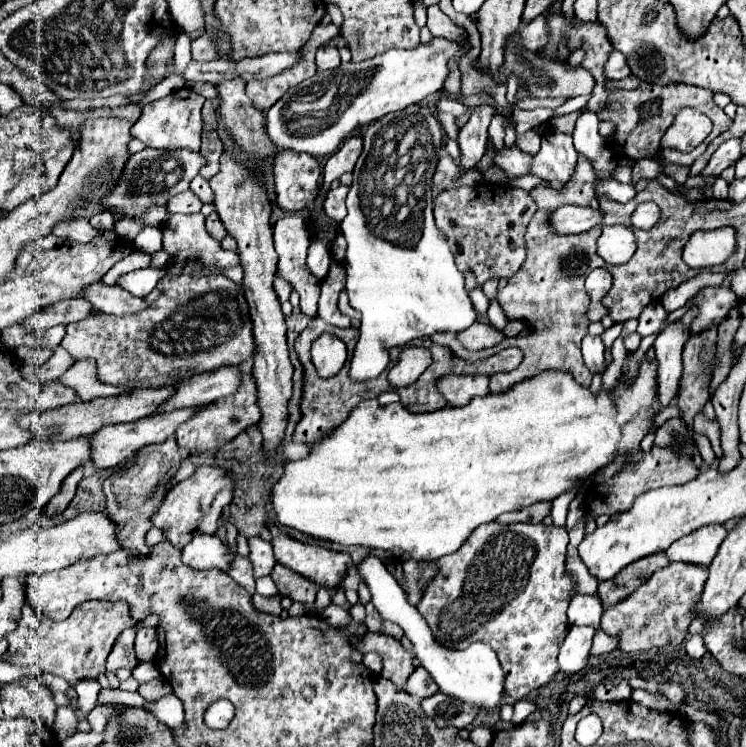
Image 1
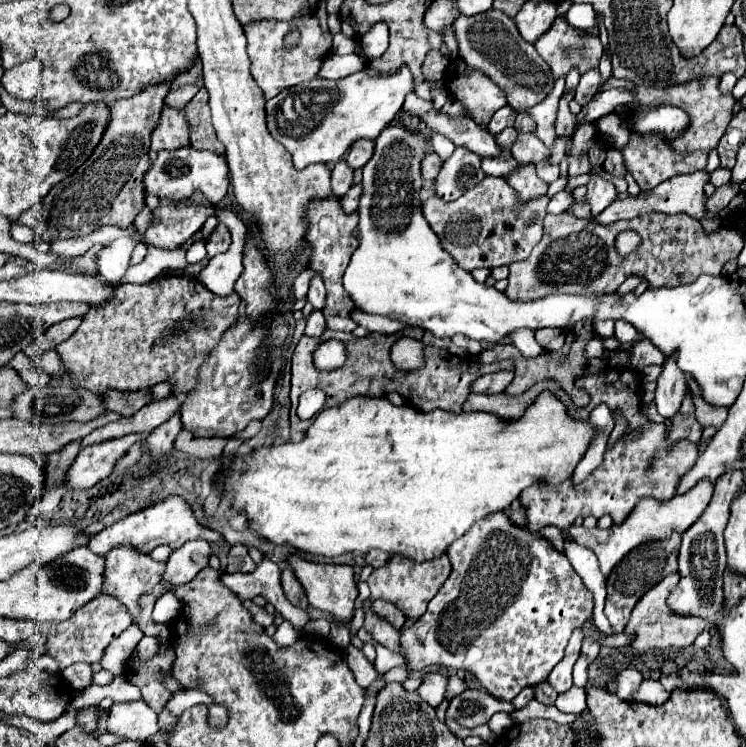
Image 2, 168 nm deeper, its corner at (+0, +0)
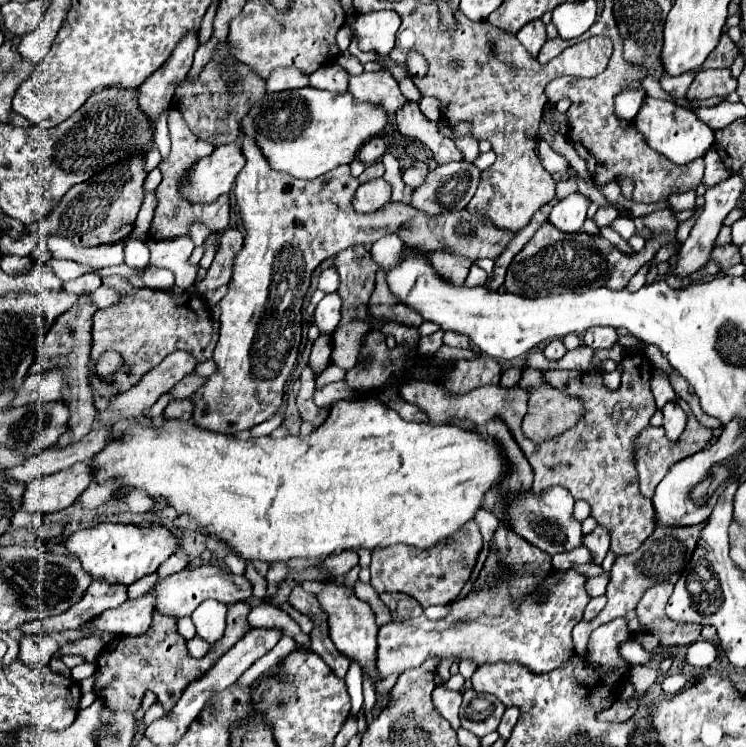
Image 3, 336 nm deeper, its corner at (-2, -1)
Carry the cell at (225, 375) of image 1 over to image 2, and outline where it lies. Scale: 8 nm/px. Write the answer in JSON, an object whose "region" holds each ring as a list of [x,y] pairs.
{"region":[[[176,395],[158,399],[158,401],[142,407],[132,417],[122,417],[104,427],[98,427],[96,431],[92,431],[88,437],[82,439],[82,447],[96,445],[96,443],[102,443],[108,439],[118,439],[118,437],[124,437],[130,433],[150,433],[158,425],[168,421],[180,409],[180,405],[182,405],[182,397],[176,397]]]}

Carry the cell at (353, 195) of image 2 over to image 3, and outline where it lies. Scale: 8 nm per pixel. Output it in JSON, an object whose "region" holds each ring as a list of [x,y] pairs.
{"region":[[[374,178],[358,186],[352,198],[352,206],[356,212],[376,212],[386,202],[390,202],[390,194],[392,194],[390,184],[382,178]]]}

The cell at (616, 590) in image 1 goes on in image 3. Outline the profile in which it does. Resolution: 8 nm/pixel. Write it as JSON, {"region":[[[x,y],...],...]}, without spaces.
{"region":[[[702,524],[698,526],[676,526],[676,528],[656,528],[652,532],[652,536],[632,554],[624,554],[624,556],[618,556],[612,570],[610,570],[610,582],[608,582],[608,588],[606,588],[606,606],[602,608],[602,612],[590,620],[590,622],[578,622],[574,626],[572,631],[572,638],[574,648],[578,654],[587,654],[587,644],[590,638],[590,634],[594,628],[598,628],[600,624],[606,624],[614,618],[624,618],[630,632],[638,632],[640,630],[640,624],[638,624],[638,618],[636,618],[636,604],[638,600],[642,598],[642,594],[660,584],[660,582],[676,582],[678,576],[682,574],[682,568],[686,566],[686,560],[690,558],[690,552],[694,550],[694,544],[698,540],[698,532],[700,532]]]}

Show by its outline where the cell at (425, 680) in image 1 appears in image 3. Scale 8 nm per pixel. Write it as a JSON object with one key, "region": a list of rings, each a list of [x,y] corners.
{"region":[[[436,688],[432,692],[432,702],[436,706],[436,710],[454,726],[454,730],[460,728],[460,720],[458,720],[458,708],[462,702],[462,692],[454,692],[454,690],[446,690],[446,688]]]}

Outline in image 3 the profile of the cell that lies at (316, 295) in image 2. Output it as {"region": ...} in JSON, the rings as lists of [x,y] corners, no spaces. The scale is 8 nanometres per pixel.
{"region":[[[336,292],[326,294],[316,310],[314,310],[314,324],[320,328],[320,332],[334,332],[340,320],[340,310],[342,310],[342,300],[338,300]]]}

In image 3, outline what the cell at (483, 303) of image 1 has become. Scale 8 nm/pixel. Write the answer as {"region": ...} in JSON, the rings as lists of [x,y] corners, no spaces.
{"region":[[[476,264],[470,266],[470,272],[468,272],[468,278],[466,278],[466,284],[474,286],[474,284],[486,284],[486,272],[482,268],[478,268]]]}

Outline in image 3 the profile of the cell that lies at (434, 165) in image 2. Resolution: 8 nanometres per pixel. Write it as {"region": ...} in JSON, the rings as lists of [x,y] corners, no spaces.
{"region":[[[414,162],[414,164],[412,164],[410,168],[406,168],[404,174],[402,174],[406,186],[410,186],[410,188],[422,186],[424,180],[426,180],[426,176],[428,176],[428,164],[426,164],[426,162]]]}

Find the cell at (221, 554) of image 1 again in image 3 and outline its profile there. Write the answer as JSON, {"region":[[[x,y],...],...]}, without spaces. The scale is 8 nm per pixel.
{"region":[[[148,590],[146,594],[126,600],[114,610],[102,612],[94,622],[88,624],[88,628],[108,630],[122,636],[140,636],[146,632],[152,624],[156,612],[156,592]]]}

